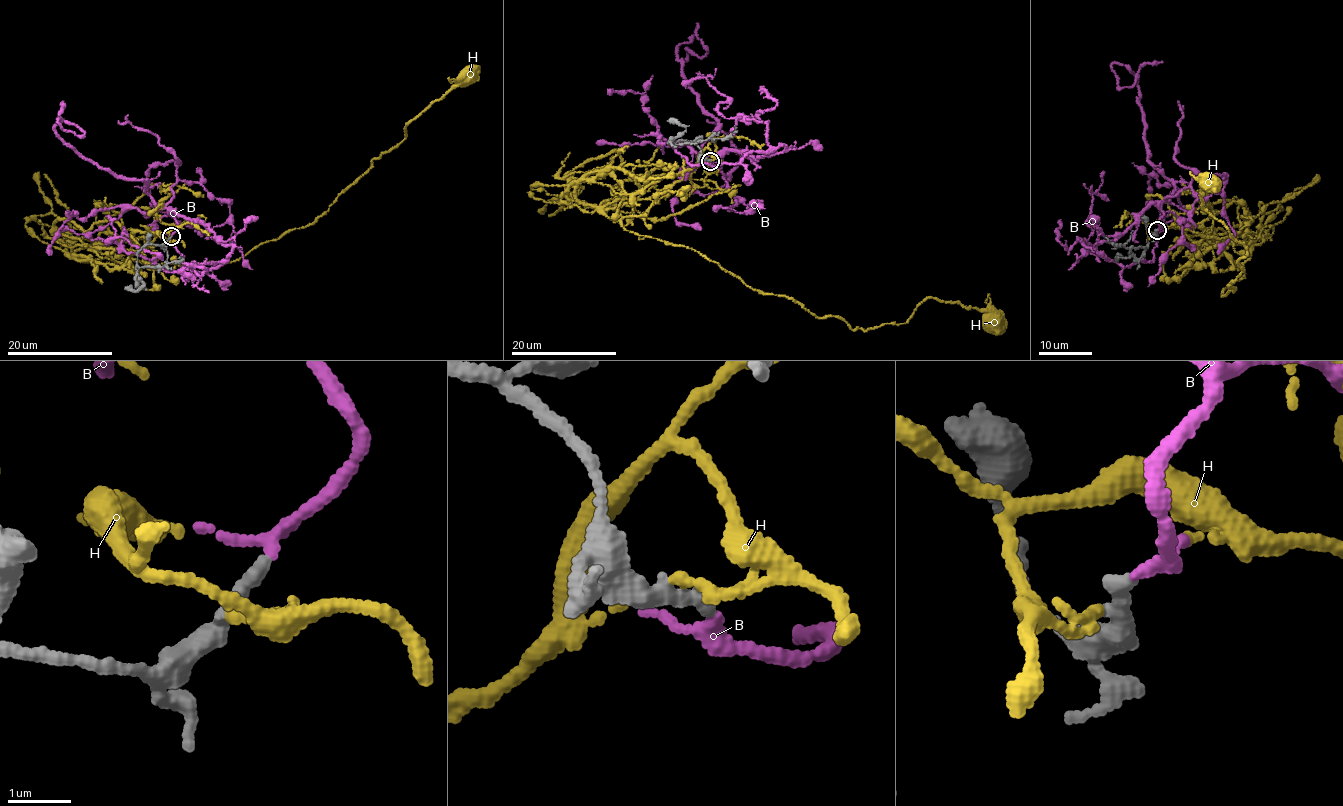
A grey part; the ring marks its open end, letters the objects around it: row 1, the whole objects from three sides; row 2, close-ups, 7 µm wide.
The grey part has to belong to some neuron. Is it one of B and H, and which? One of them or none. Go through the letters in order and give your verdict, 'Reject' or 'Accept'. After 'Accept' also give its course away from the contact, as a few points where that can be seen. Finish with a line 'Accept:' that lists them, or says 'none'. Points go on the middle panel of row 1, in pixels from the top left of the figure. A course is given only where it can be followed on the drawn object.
B: Accept. Its course: (710, 162), (720, 163), (703, 143), (717, 123), (677, 48), (697, 24), (707, 53), (686, 49), (681, 65)
H: Reject
Accept: B

